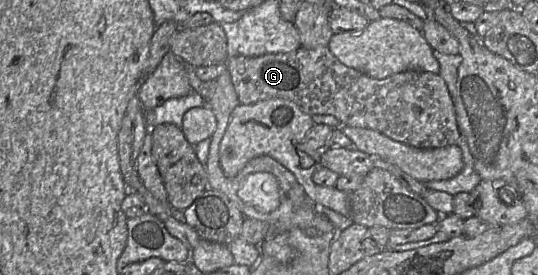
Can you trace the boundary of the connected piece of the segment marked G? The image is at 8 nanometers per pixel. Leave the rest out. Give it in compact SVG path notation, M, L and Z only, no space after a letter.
M301 46L300 48L287 52L287 53L273 53L265 54L257 57L248 57L242 55L231 55L224 62L226 69L230 73L231 81L236 91L238 100L240 104L248 105L258 101L272 99L272 98L282 98L290 100L296 103L303 112L309 115L324 115L329 114L336 117L339 121L340 126L350 126L350 127L360 127L379 131L380 133L388 136L389 138L423 149L430 148L441 148L450 145L458 145L460 139L460 132L456 121L456 111L453 99L448 91L447 85L444 79L439 76L439 74L424 72L424 71L403 71L394 75L391 75L384 79L374 79L365 75L353 68L347 67L341 63L331 51L325 47L316 47L312 49L305 48Z

